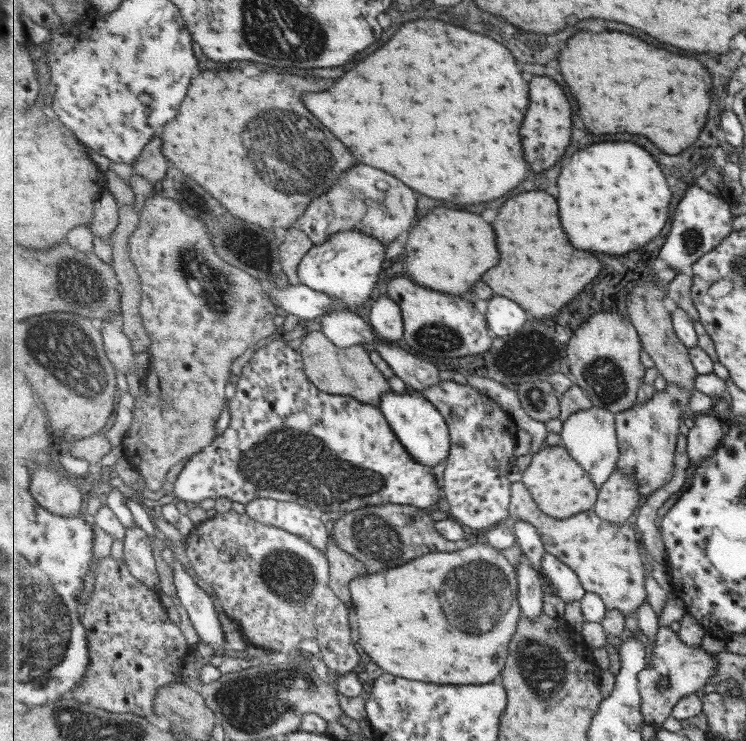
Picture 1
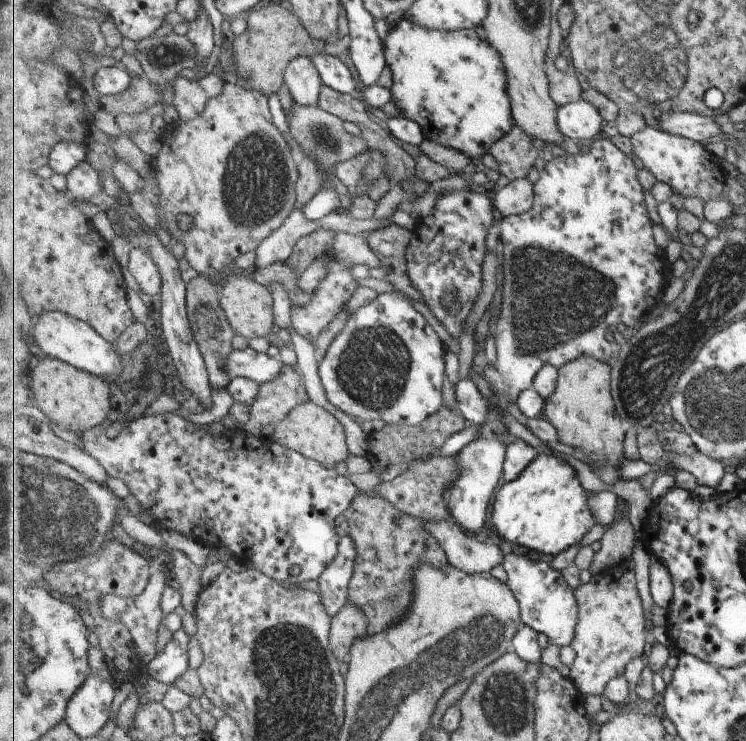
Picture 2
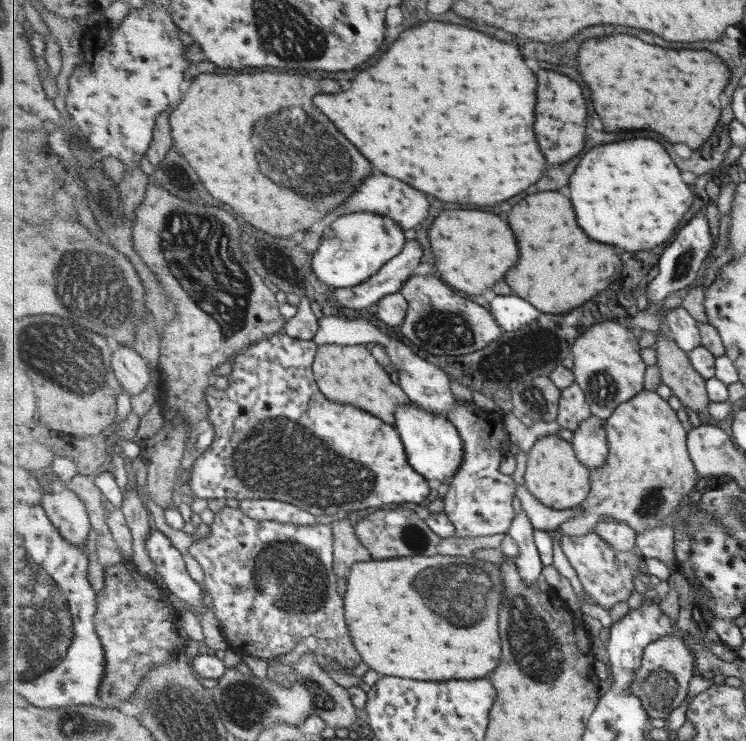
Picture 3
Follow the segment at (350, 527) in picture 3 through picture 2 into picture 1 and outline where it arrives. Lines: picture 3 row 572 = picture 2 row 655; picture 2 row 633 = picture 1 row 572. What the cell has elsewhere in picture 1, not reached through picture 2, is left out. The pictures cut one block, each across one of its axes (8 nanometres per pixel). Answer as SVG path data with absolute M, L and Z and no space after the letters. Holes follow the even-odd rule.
M332 538L325 555L330 561L330 584L347 606L353 606L350 589L351 580L365 576L365 574L368 574L368 569L363 562L350 556L343 548L339 548L339 544L333 542Z

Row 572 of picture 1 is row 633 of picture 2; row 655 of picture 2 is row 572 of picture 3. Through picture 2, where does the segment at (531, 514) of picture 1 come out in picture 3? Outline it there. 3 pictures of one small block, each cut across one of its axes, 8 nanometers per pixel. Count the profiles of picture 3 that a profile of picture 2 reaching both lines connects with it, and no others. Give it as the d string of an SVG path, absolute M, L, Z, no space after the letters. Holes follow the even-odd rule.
M595 530L584 536L562 536L562 552L580 578L583 588L607 610L619 602L628 602L635 592L635 580L641 576L641 556L636 550L619 551L611 547Z

